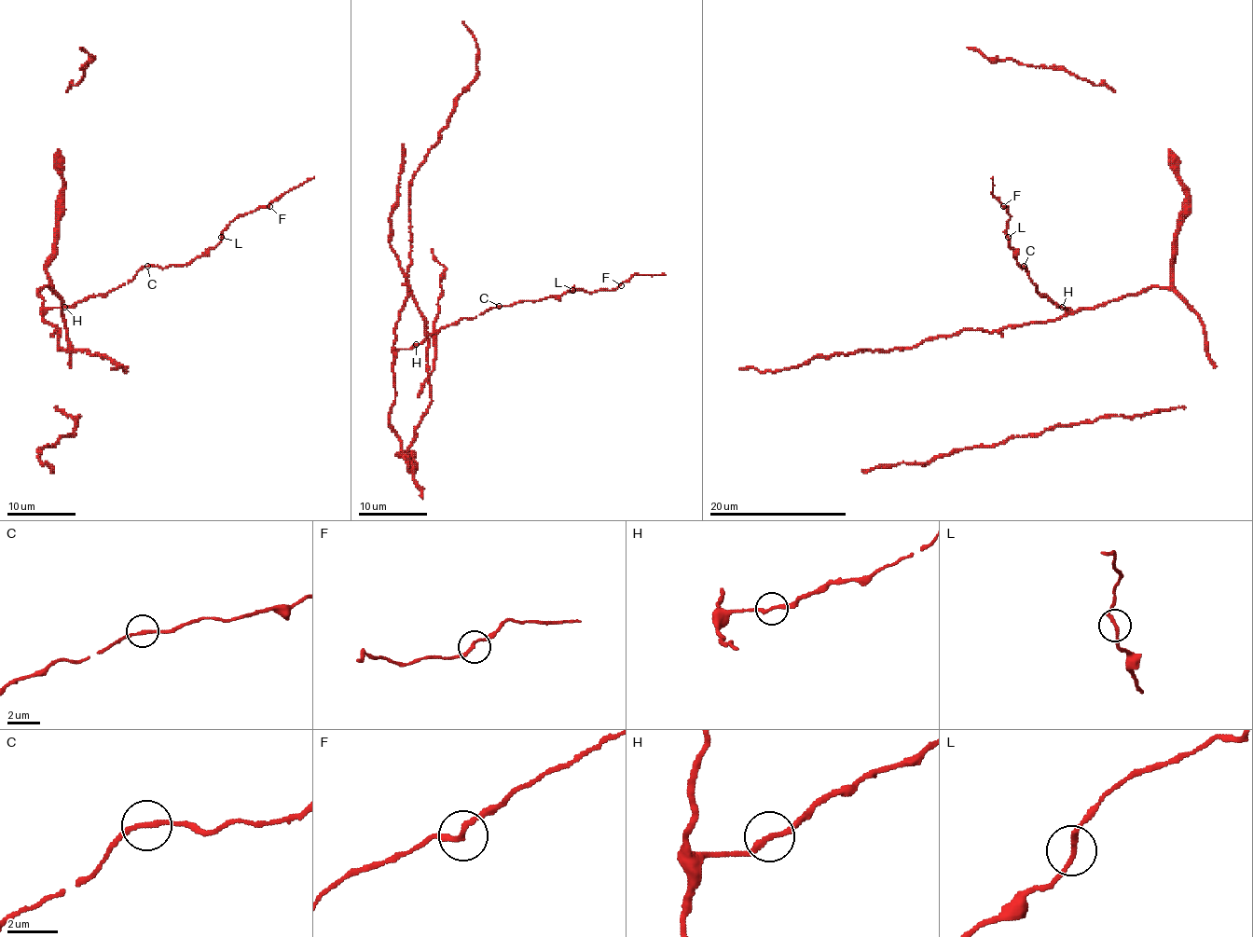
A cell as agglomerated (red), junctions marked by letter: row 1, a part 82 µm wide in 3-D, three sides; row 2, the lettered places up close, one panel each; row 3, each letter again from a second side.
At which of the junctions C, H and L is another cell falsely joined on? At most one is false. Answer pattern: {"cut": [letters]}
{"cut": []}

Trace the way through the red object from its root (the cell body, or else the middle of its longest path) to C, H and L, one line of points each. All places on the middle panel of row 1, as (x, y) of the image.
C: (406, 456), (400, 436), (390, 423), (395, 399), (395, 354), (400, 349), (412, 349), (442, 328), (499, 306)
H: (406, 456), (400, 436), (390, 423), (390, 409), (395, 399), (393, 359), (400, 349), (410, 349), (416, 344)
L: (406, 456), (390, 423), (393, 359), (400, 349), (412, 349), (442, 328), (491, 308), (572, 290)

